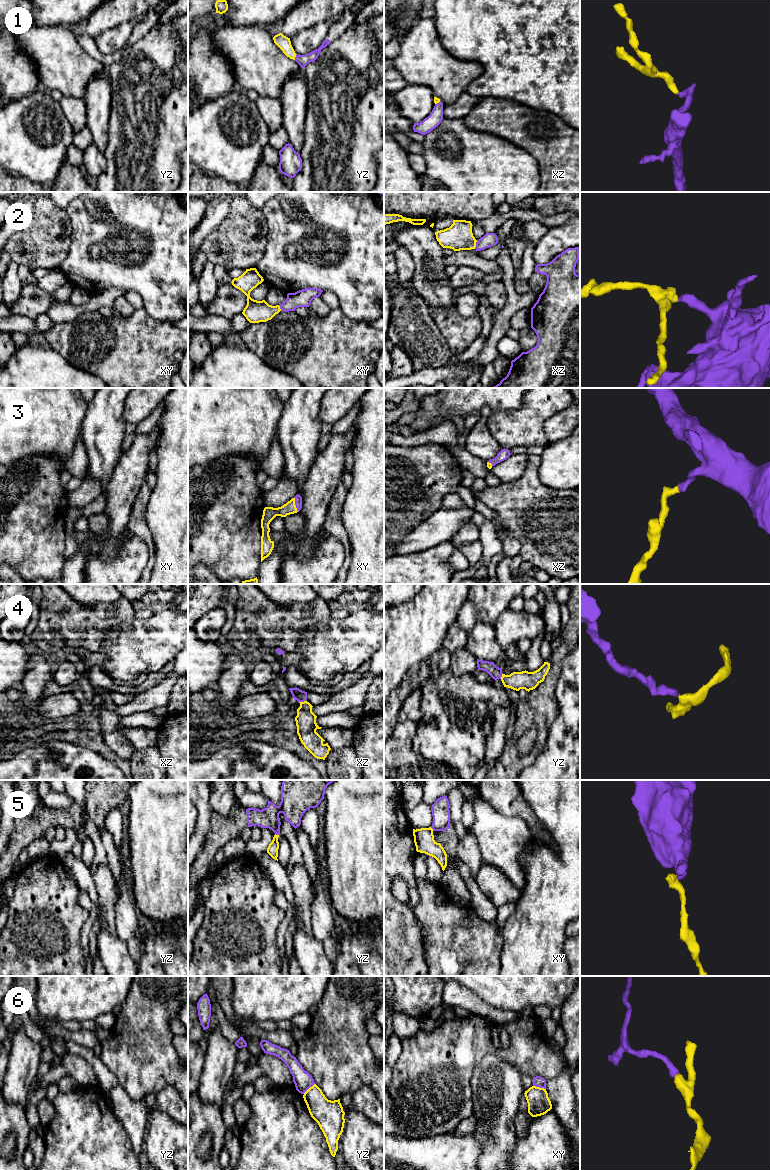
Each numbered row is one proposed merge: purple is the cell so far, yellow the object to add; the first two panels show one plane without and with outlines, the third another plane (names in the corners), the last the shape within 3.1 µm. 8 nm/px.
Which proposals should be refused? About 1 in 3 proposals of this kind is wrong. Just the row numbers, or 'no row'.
5, 6

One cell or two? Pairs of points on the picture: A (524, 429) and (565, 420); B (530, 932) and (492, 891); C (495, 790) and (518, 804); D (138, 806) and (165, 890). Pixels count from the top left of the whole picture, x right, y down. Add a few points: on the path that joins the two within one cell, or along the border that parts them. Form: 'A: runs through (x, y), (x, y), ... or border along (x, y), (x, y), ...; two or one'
A: border along (562, 410), (544, 423), (548, 441); two
B: border along (521, 890), (521, 895), (515, 903); two
C: runs through (501, 792), (509, 800), (512, 800); one
D: runs through (159, 827), (165, 833), (165, 869); one

